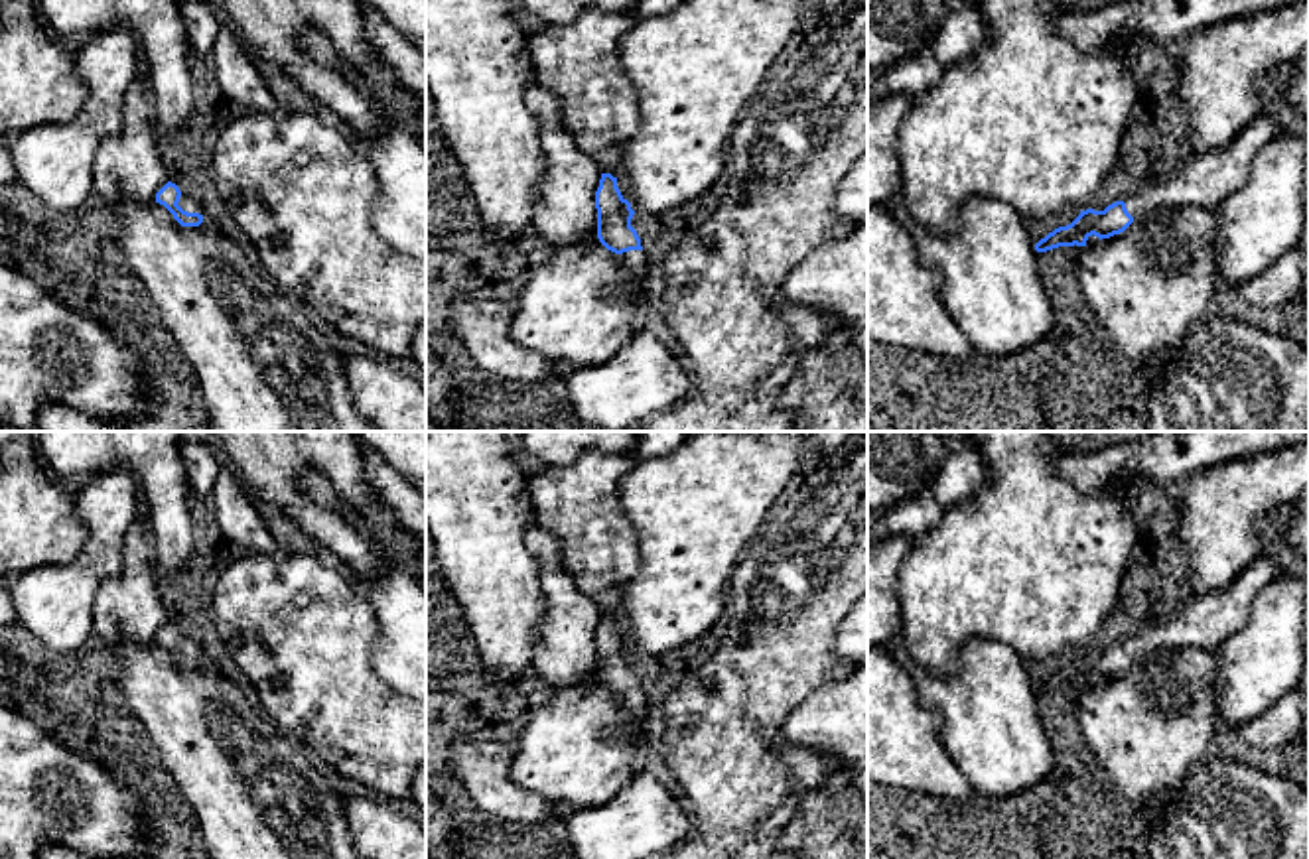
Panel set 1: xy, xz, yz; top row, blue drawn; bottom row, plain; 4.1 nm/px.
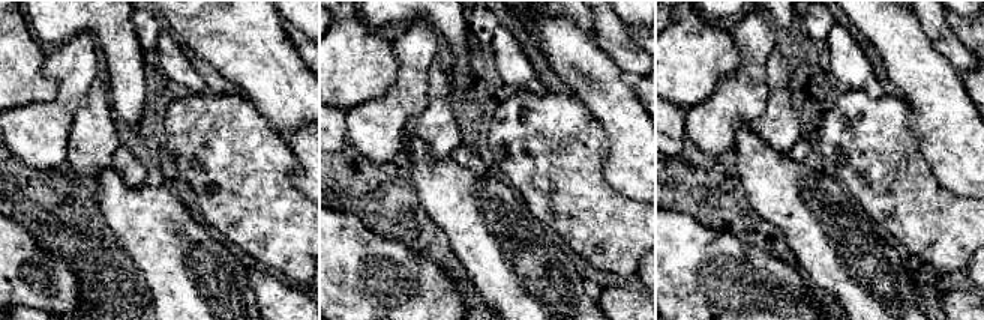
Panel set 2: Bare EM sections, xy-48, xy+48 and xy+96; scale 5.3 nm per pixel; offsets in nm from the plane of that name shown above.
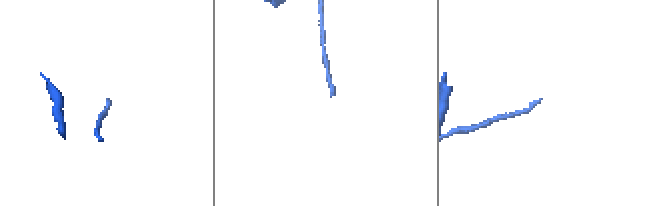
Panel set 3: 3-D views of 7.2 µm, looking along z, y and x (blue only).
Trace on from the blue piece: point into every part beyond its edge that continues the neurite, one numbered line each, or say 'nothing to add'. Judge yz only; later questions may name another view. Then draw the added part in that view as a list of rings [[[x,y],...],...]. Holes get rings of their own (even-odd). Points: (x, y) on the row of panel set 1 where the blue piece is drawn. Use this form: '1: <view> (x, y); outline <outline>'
1: yz (1207, 180); outline [[[1260,112],[1226,148],[1177,160],[1169,169],[1157,167],[1141,189],[1124,201],[1128,213],[1136,219],[1153,207],[1222,203],[1248,179],[1256,154],[1275,136],[1275,122]]]

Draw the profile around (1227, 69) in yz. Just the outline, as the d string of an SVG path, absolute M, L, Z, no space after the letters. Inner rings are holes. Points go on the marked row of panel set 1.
M1309 0L1191 32L1175 45L1185 140L1177 160L1226 148L1270 104L1270 89L1309 51Z

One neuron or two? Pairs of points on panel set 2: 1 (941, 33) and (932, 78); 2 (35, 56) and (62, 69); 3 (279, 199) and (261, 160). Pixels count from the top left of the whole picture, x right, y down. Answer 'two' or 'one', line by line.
1: two
2: two
3: one

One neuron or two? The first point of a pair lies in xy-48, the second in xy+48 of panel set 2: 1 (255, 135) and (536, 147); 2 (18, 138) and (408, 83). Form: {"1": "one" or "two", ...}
{"1": "one", "2": "one"}

